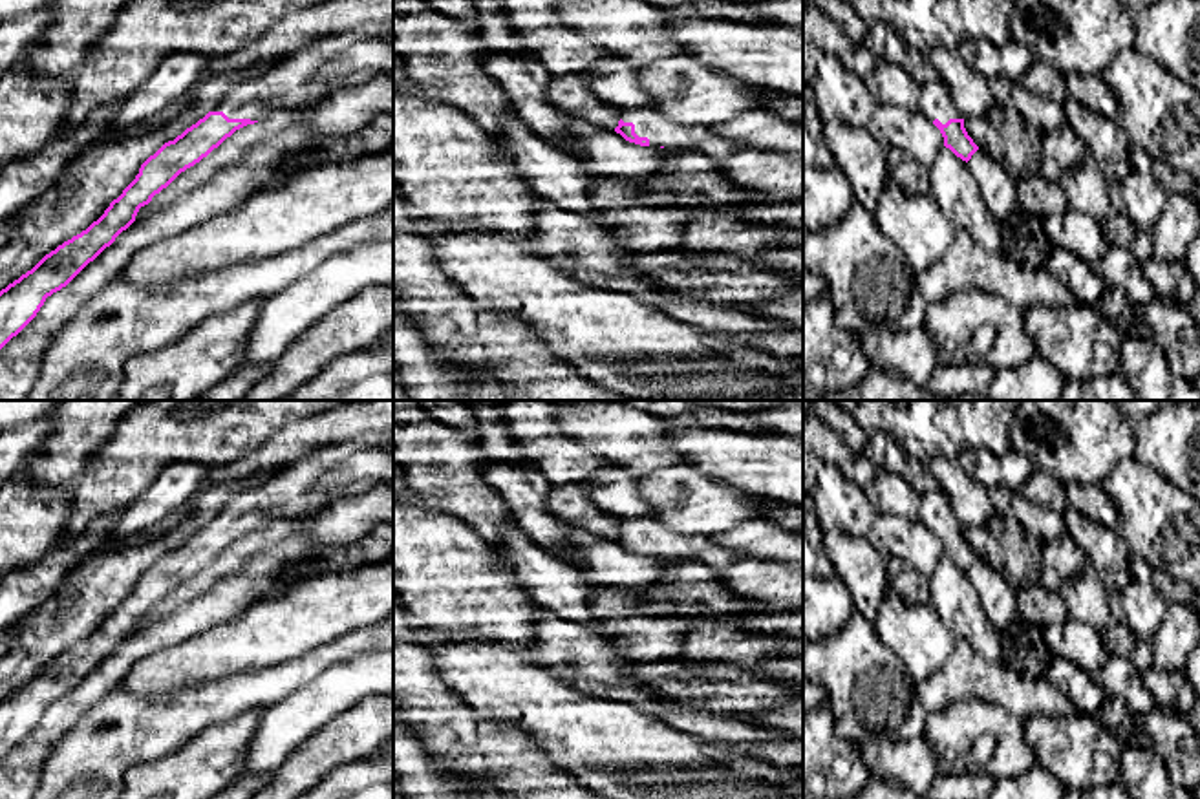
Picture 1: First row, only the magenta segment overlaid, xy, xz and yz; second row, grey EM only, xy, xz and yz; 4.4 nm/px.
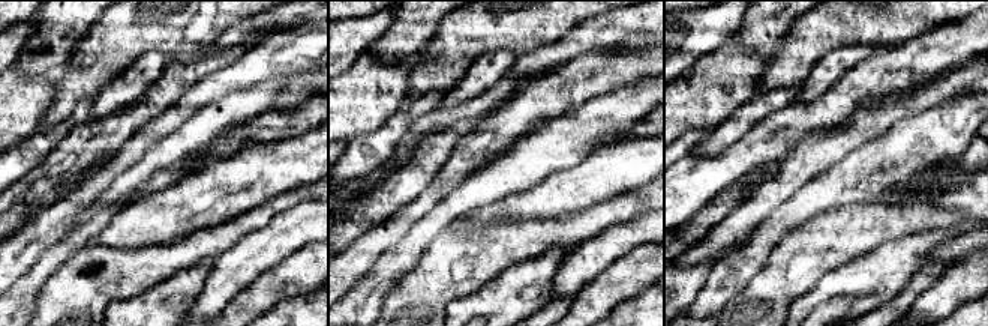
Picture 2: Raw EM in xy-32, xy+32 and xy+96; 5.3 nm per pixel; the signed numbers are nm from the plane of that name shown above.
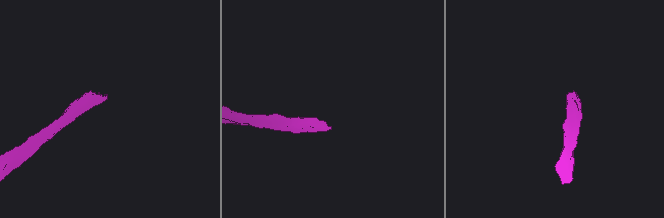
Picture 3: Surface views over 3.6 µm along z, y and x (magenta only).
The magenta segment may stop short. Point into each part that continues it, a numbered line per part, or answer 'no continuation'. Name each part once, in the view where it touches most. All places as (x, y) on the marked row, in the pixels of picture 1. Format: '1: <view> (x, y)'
1: xy (313, 74)

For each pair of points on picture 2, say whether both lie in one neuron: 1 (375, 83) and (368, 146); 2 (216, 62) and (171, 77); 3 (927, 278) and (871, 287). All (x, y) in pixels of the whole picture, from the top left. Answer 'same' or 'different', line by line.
1: different
2: same
3: different

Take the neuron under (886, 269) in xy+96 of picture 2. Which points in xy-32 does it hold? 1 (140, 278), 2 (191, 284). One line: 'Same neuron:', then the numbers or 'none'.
Same neuron: 2

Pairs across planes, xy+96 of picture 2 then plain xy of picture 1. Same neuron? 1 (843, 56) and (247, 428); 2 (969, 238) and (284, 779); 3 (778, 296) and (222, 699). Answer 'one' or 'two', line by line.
1: two
2: two
3: one

